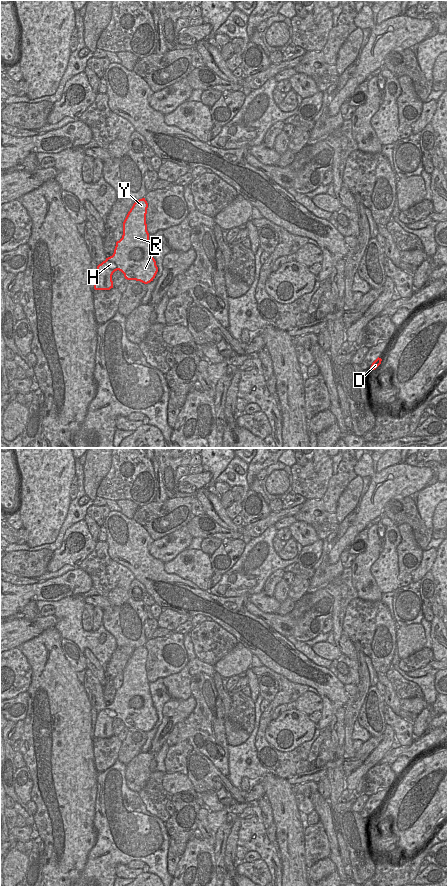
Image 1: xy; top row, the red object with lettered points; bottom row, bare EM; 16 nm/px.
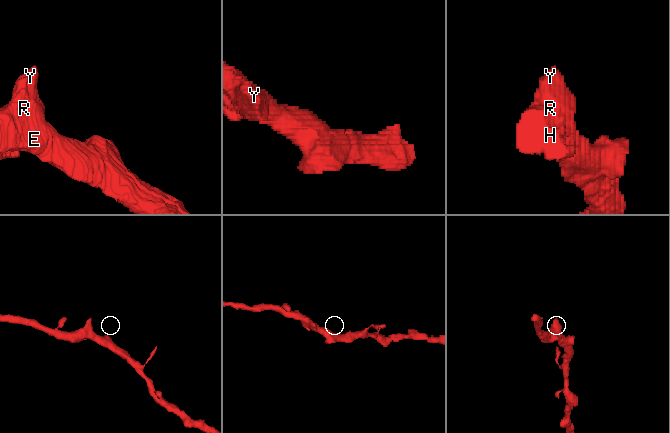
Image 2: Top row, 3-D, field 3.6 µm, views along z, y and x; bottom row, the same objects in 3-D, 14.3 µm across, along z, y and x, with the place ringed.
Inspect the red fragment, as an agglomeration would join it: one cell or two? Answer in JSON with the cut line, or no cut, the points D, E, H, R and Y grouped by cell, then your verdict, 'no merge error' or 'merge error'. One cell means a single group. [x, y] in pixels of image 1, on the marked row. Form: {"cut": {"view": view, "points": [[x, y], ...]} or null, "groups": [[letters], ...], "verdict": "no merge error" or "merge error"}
{"cut": null, "groups": [["D", "E", "H", "R", "Y"]], "verdict": "no merge error"}

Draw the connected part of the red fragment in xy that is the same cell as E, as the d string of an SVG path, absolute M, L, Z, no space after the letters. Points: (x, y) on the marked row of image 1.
M145 198L135 201L123 222L122 238L116 242L114 253L97 266L94 289L113 288L112 275L119 270L127 280L148 284L155 278L158 267L153 258L146 214Z

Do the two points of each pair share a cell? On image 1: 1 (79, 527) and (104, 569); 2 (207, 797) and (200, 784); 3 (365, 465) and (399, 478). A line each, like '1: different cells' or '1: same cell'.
1: different cells
2: different cells
3: same cell

